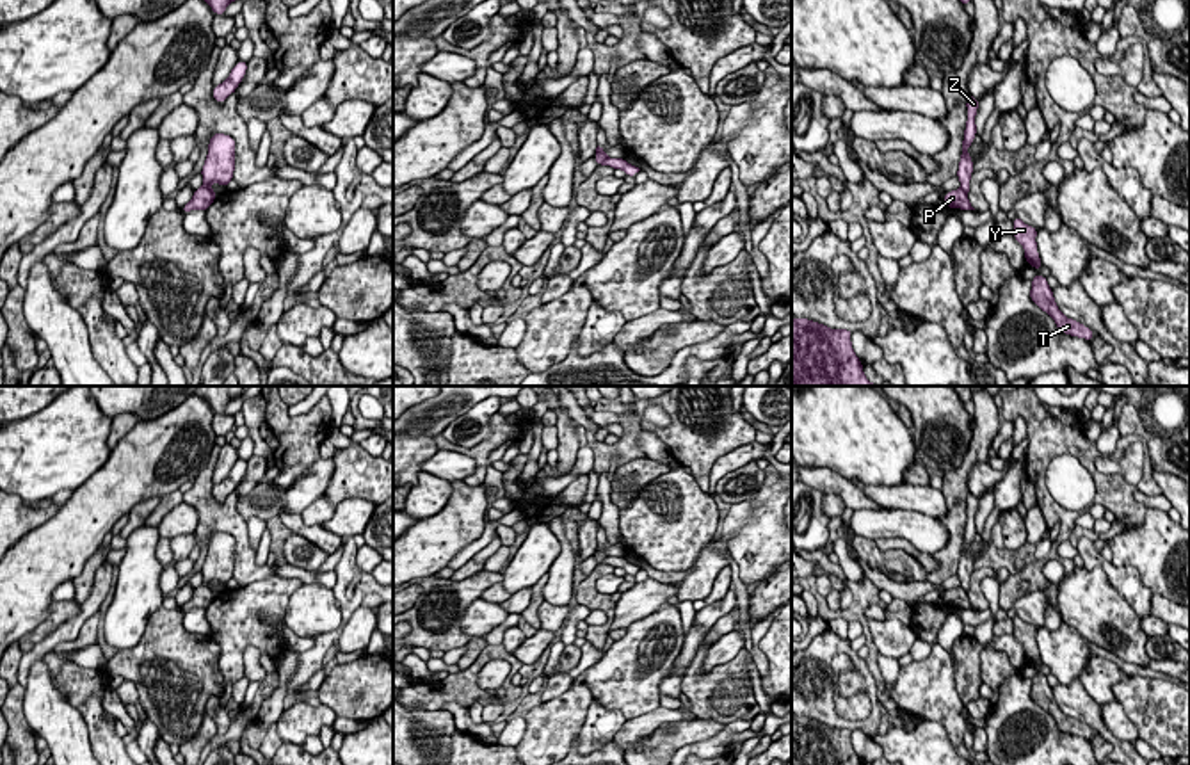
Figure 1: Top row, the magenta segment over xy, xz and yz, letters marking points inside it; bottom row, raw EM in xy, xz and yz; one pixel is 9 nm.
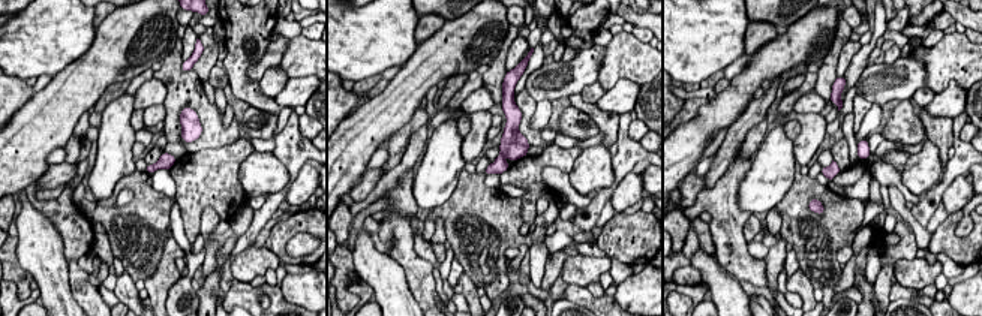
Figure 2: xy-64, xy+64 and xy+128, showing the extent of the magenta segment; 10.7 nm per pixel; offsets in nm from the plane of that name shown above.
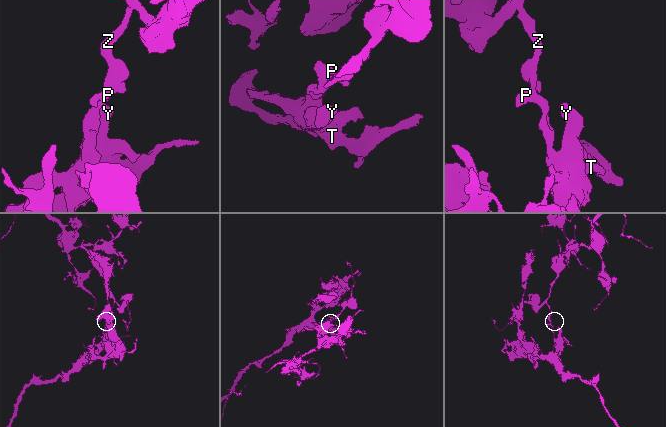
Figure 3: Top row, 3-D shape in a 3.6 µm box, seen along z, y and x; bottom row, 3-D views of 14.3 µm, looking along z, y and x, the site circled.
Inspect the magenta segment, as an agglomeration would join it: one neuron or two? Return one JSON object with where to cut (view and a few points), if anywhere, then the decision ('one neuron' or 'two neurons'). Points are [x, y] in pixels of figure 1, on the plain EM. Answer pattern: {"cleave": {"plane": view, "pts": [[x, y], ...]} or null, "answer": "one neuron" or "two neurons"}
{"cleave": {"plane": "xy", "pts": [[203, 584], [214, 596]]}, "answer": "two neurons"}

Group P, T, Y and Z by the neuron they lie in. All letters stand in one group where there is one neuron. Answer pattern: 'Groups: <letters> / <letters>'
Groups: P T Y / Z

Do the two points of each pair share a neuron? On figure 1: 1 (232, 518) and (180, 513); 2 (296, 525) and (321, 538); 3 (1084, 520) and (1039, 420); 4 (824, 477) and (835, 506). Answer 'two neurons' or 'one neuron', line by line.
1: two neurons
2: one neuron
3: two neurons
4: two neurons

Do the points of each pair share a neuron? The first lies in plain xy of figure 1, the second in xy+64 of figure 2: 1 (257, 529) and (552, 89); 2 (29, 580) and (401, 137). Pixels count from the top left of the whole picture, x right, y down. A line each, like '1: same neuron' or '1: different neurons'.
1: different neurons
2: different neurons

